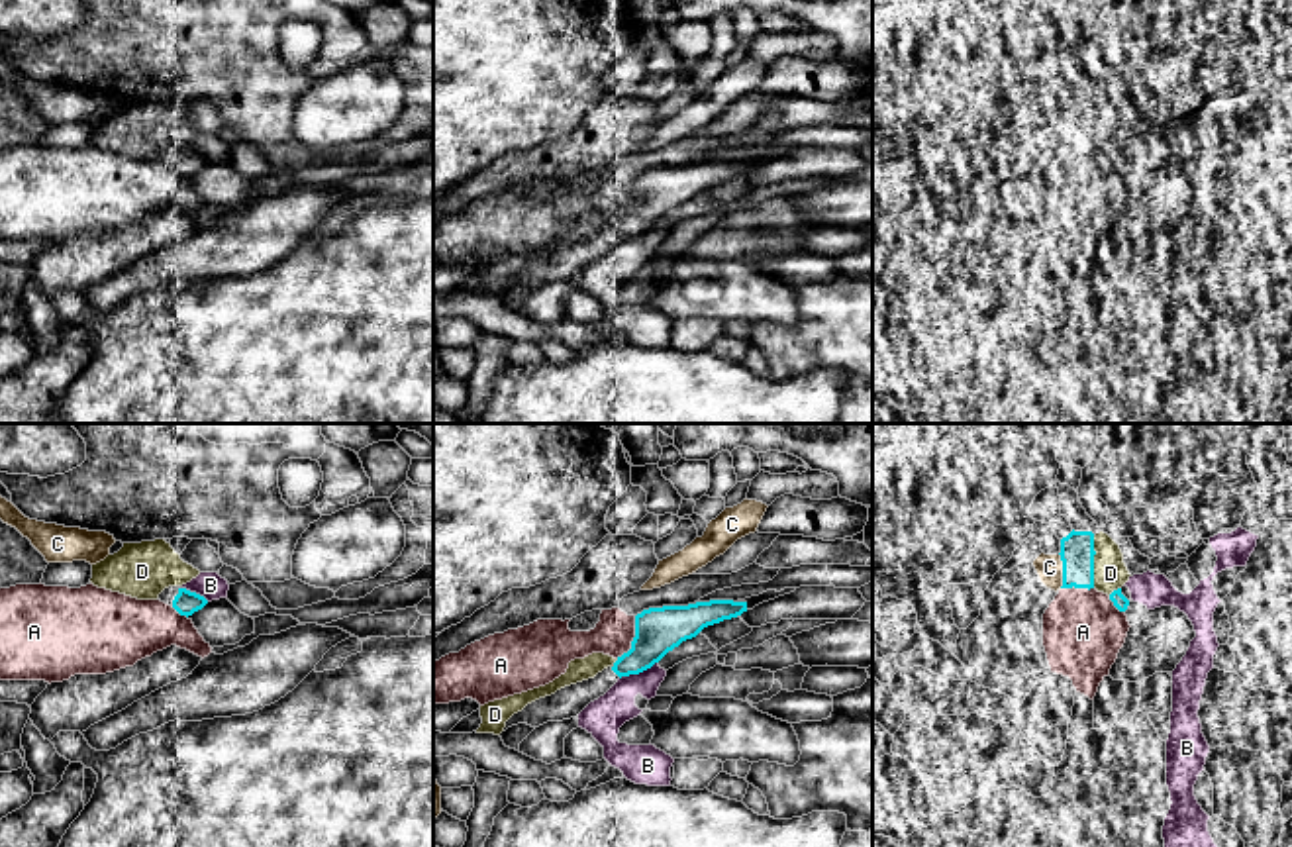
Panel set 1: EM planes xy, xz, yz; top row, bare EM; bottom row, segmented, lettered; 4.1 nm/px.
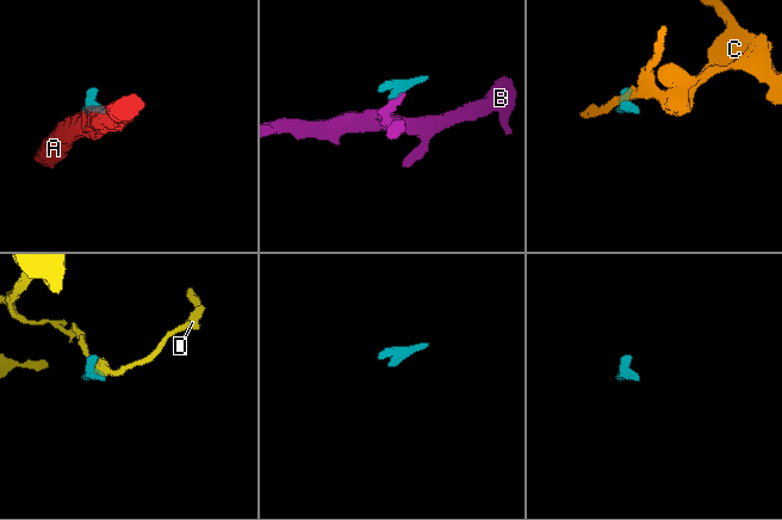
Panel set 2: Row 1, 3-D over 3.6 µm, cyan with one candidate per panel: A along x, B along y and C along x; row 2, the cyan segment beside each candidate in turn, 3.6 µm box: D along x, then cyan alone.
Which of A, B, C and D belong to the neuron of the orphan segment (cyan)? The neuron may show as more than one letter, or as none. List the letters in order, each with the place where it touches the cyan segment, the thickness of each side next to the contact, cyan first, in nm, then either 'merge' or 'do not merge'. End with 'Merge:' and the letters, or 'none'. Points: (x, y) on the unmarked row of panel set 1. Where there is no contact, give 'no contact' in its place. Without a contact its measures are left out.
A: contact xz (634, 200); calibres 190 and 160 nm; do not merge
B: contact xz (638, 234); calibres 190 and 160 nm; do not merge
C: contact yz (1063, 132); calibres 140 and 110 nm; do not merge
D: contact yz (1093, 122); calibres 140 and 140 nm; do not merge
Merge: none

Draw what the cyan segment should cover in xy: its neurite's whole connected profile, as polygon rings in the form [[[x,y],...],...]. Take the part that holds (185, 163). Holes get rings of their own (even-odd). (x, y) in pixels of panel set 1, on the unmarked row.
[[[178,147],[165,149],[157,161],[173,167],[180,176],[186,178],[208,165],[204,157]]]

